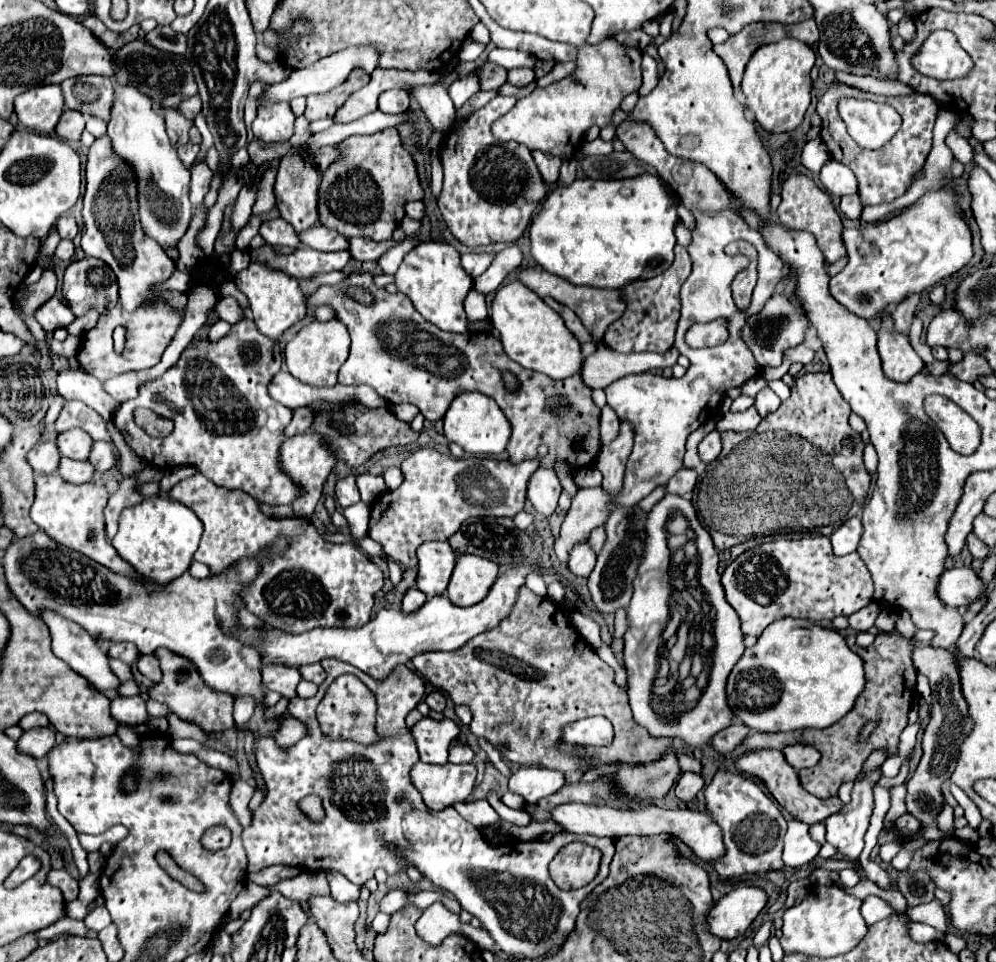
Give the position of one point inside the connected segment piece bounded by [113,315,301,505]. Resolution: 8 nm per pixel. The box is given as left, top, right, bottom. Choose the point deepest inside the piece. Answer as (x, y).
(230, 429)

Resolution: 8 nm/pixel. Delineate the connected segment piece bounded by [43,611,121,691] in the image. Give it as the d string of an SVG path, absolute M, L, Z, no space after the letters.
M47 611L47 615L43 615L45 625L51 631L51 639L53 639L53 653L63 659L73 671L81 673L89 683L93 683L99 691L107 691L107 689L117 689L121 685L119 677L111 671L109 667L109 657L107 651L101 643L95 643L95 639L87 637L85 631L81 627L75 627L75 623L71 623L69 619L59 619L59 615L51 615L51 611Z

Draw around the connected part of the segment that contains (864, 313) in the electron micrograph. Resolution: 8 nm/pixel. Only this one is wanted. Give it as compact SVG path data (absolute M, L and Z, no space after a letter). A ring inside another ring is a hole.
M945 187L923 195L915 205L889 221L863 229L845 229L843 241L849 261L841 273L831 277L829 293L847 311L865 321L885 311L885 307L897 305L957 273L973 255L971 233L961 219L957 195Z

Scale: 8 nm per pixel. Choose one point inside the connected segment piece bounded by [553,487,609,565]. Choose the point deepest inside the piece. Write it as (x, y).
(589, 509)

